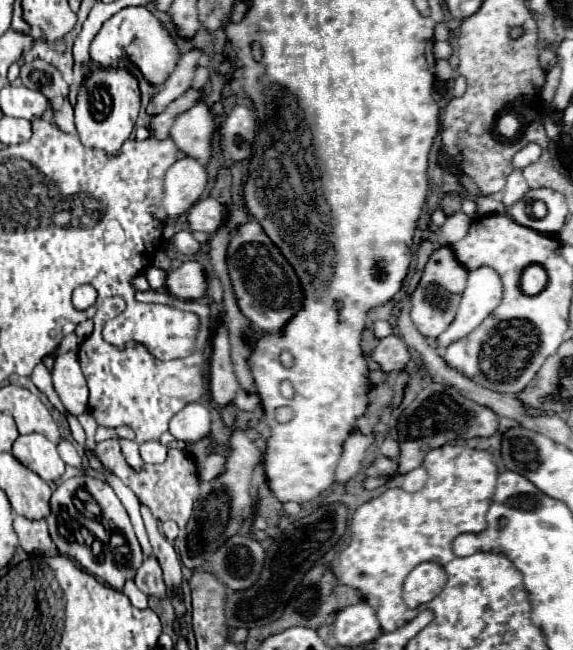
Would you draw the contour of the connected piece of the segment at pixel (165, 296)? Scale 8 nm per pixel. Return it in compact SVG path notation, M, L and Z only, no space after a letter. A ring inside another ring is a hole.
M137 291L135 298L143 303L165 303L183 311L193 311L201 319L201 331L199 331L197 349L193 351L193 355L183 357L183 359L161 361L161 359L155 359L151 353L147 353L147 349L141 345L129 345L123 351L119 351L113 345L103 341L101 337L103 325L125 309L125 301L121 297L107 297L97 307L97 313L93 317L93 323L95 323L93 333L79 347L79 365L83 369L83 375L89 387L89 413L101 427L115 429L121 425L129 425L135 431L133 441L119 439L119 443L121 443L121 453L125 461L129 463L129 467L139 471L143 467L139 445L145 441L159 441L159 437L169 427L169 419L177 411L181 411L187 403L199 401L207 389L205 349L211 341L211 311L209 311L209 305L203 301L177 299L169 295L167 291Z

